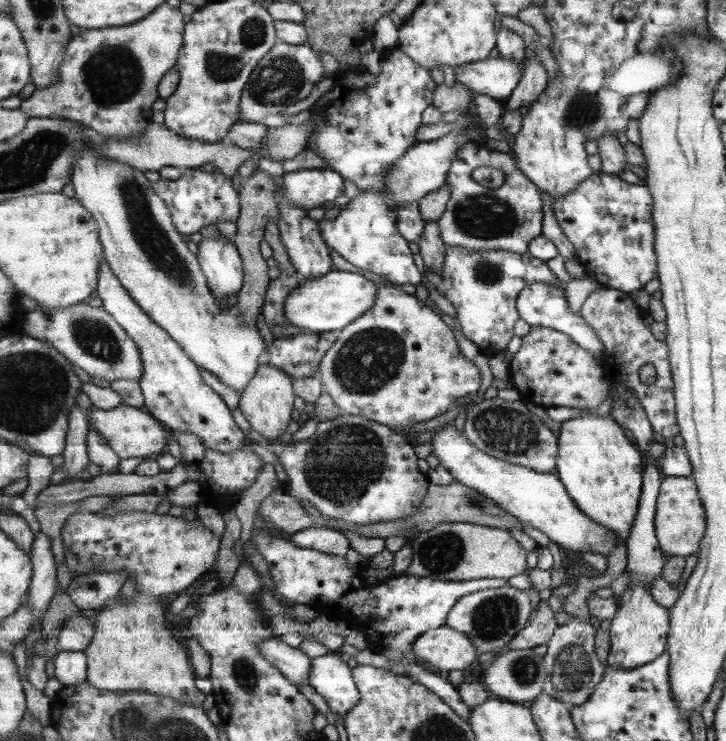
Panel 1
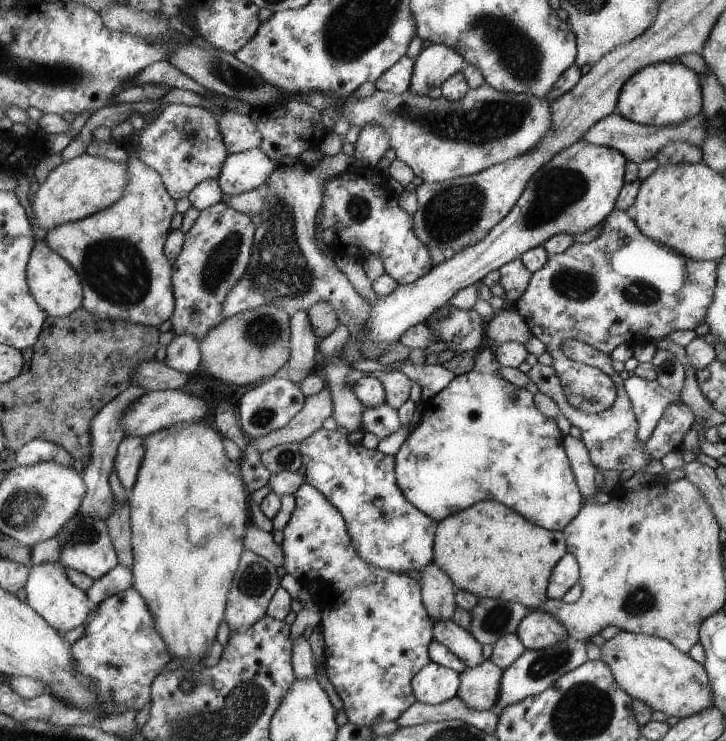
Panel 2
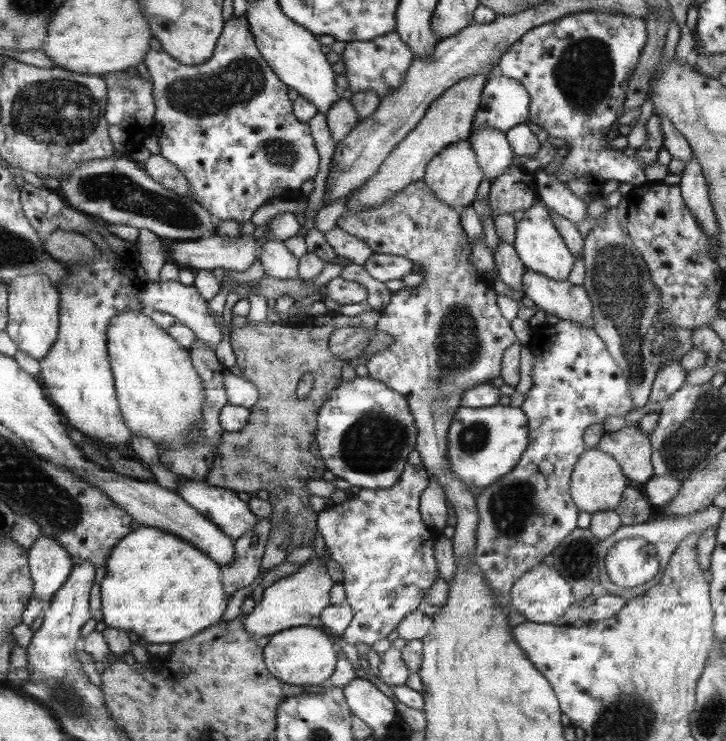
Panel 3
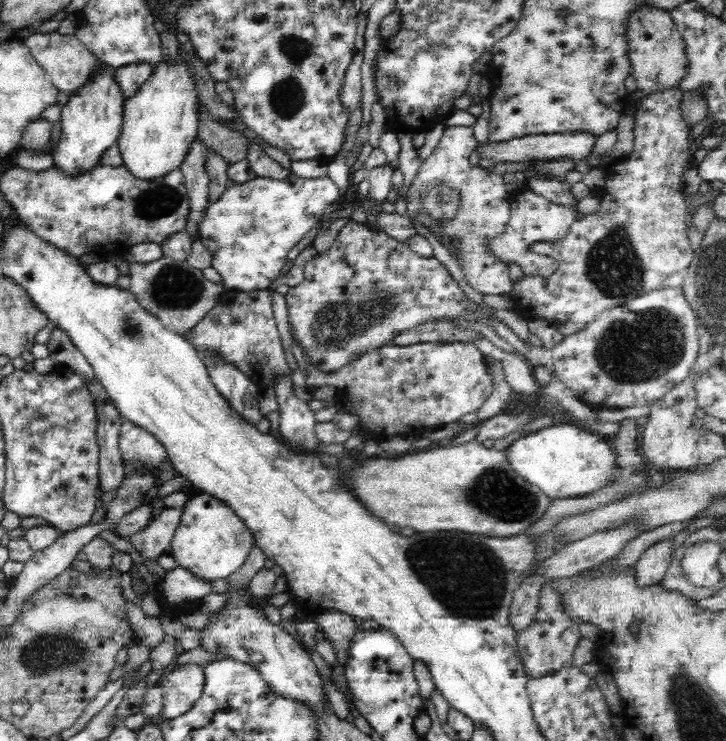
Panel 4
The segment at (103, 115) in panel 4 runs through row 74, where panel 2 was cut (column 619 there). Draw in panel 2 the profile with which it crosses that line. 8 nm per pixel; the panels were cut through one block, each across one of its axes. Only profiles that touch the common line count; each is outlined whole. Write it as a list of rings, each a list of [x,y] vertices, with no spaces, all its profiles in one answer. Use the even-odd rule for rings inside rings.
[[[662,61],[648,65],[641,71],[635,72],[627,80],[627,84],[622,88],[619,96],[616,112],[629,121],[646,126],[661,127],[687,122],[691,116],[700,115],[703,112],[703,87],[701,78],[694,70],[678,62]]]

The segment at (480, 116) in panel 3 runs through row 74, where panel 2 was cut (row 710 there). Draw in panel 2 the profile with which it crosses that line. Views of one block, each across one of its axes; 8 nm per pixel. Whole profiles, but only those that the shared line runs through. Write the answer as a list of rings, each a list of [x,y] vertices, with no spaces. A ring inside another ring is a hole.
[[[572,637],[561,640],[558,644],[545,649],[526,649],[520,658],[517,658],[504,672],[499,690],[498,702],[489,708],[498,716],[506,707],[514,703],[522,702],[531,696],[539,695],[556,682],[562,675],[578,668],[587,662],[586,648],[583,641],[577,641]]]

